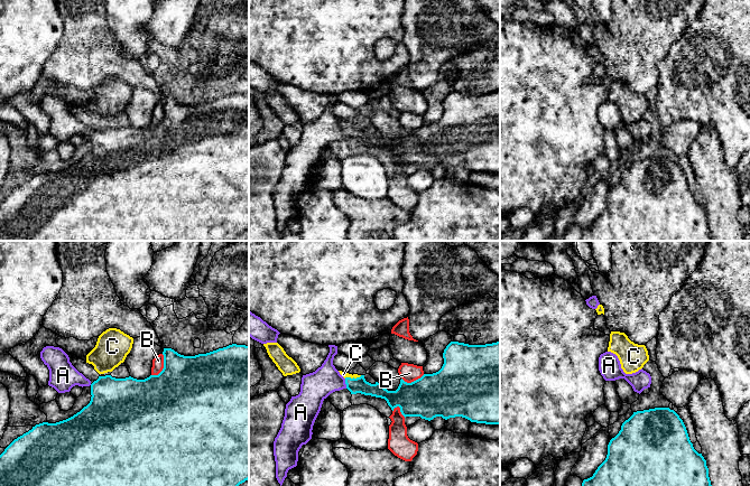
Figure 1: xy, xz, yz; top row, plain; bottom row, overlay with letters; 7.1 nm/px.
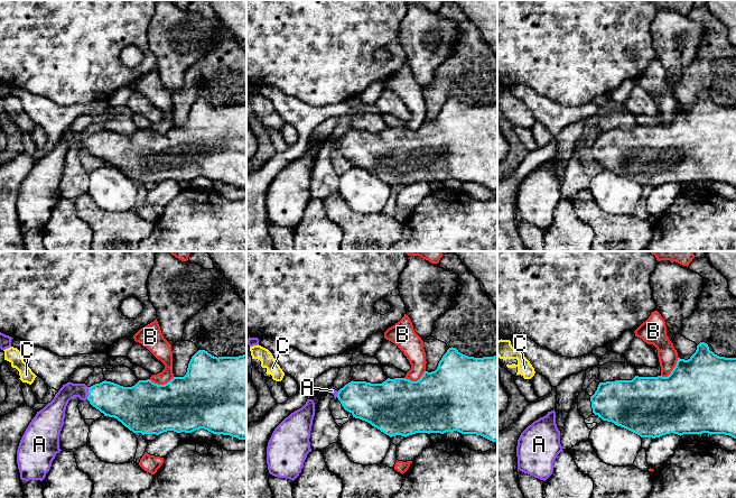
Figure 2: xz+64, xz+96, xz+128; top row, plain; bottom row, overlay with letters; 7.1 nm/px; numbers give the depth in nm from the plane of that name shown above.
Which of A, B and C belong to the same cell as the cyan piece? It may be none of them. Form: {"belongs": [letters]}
{"belongs": ["A"]}

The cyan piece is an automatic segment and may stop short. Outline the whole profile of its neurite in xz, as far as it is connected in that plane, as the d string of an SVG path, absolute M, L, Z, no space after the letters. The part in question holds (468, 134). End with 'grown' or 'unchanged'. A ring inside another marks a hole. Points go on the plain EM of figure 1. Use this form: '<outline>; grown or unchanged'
M500 90L485 94L469 94L451 91L443 102L444 113L433 123L424 123L420 128L407 132L402 128L396 140L388 140L380 132L371 133L364 124L357 128L343 127L333 114L337 95L328 94L330 102L315 121L303 124L300 141L291 146L286 153L281 177L274 190L274 205L276 211L276 227L283 234L289 218L297 215L298 200L303 194L312 188L314 171L321 160L323 150L333 141L348 138L351 143L361 142L385 148L393 160L399 156L406 166L420 166L433 169L442 166L462 166L471 171L485 174L500 174Z; grown

